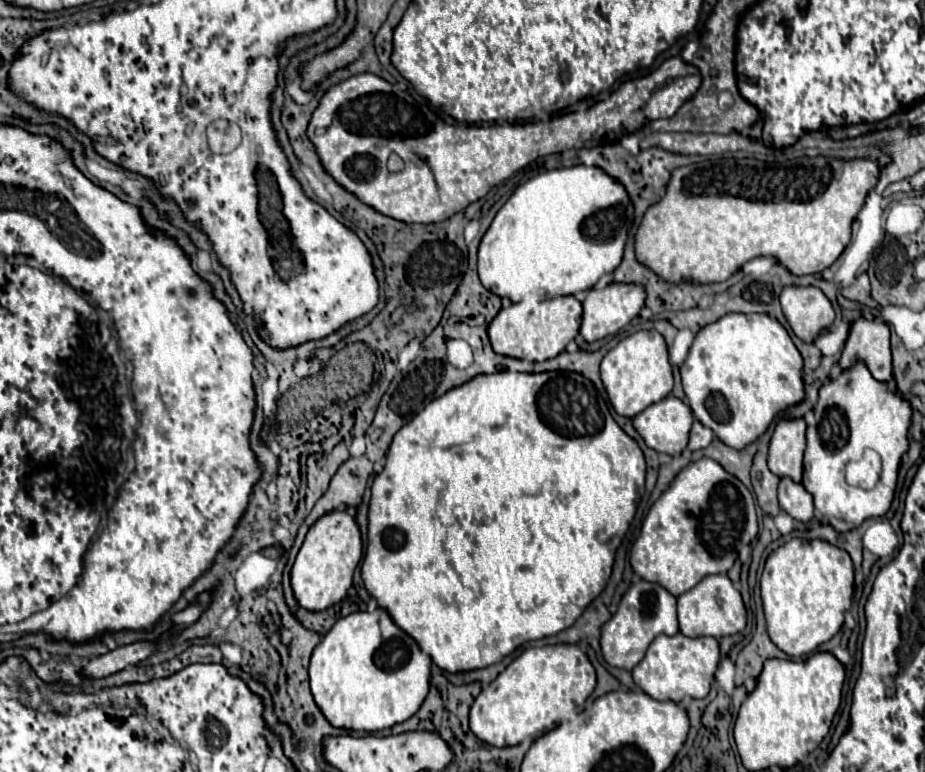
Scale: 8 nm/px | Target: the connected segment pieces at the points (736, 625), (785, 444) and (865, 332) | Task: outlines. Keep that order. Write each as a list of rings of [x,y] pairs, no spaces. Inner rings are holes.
[[[727,574],[707,576],[695,588],[687,590],[677,598],[677,614],[679,614],[679,632],[687,638],[713,636],[717,640],[725,636],[733,636],[747,626],[747,612],[741,600],[739,590],[733,586]]]
[[[779,420],[769,444],[769,470],[779,478],[801,482],[805,450],[805,422]]]
[[[859,318],[851,326],[839,366],[847,370],[857,362],[865,362],[867,370],[877,382],[889,382],[893,378],[889,336],[891,332],[885,322]]]

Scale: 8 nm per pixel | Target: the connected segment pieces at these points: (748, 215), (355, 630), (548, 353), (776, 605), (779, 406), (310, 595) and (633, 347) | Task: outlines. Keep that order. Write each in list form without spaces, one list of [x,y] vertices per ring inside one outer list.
[[[723,156],[723,160],[705,160],[675,168],[671,172],[665,196],[659,204],[653,204],[645,212],[635,232],[635,258],[671,284],[723,282],[741,264],[759,256],[773,258],[795,276],[821,272],[829,268],[845,250],[851,238],[853,218],[863,208],[869,190],[877,182],[877,176],[879,168],[869,158],[839,162],[823,156],[797,158],[785,164]]]
[[[377,608],[373,614],[353,612],[337,620],[335,626],[323,636],[321,644],[313,650],[309,666],[311,694],[323,716],[335,728],[375,732],[405,722],[419,710],[429,692],[429,670],[431,658],[419,650],[417,642],[409,634],[395,626],[383,608]]]
[[[557,296],[537,304],[511,304],[503,308],[489,324],[489,342],[501,356],[543,362],[555,358],[579,334],[581,302],[575,296]]]
[[[795,538],[767,558],[761,576],[761,598],[773,644],[787,656],[807,656],[843,626],[843,614],[853,600],[853,562],[845,550],[823,540],[801,542]]]
[[[727,314],[721,320],[707,324],[699,330],[689,350],[685,364],[681,366],[683,390],[693,416],[713,430],[721,442],[735,450],[743,450],[753,444],[761,434],[767,432],[779,414],[805,400],[803,384],[803,358],[795,344],[791,342],[787,330],[767,314]]]
[[[333,512],[319,518],[307,532],[305,542],[291,568],[291,588],[305,610],[327,610],[341,602],[351,588],[353,572],[361,560],[363,542],[357,522],[347,512]]]
[[[641,330],[621,340],[603,358],[601,380],[613,410],[625,418],[633,418],[641,414],[647,406],[667,398],[673,390],[673,376],[671,376],[671,364],[669,364],[663,336],[657,330],[649,330],[649,332]]]

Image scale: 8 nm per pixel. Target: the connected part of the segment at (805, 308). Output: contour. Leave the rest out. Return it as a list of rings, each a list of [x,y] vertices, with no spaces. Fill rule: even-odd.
[[[815,286],[785,288],[781,292],[781,306],[793,334],[803,342],[813,342],[835,320],[831,302]]]

